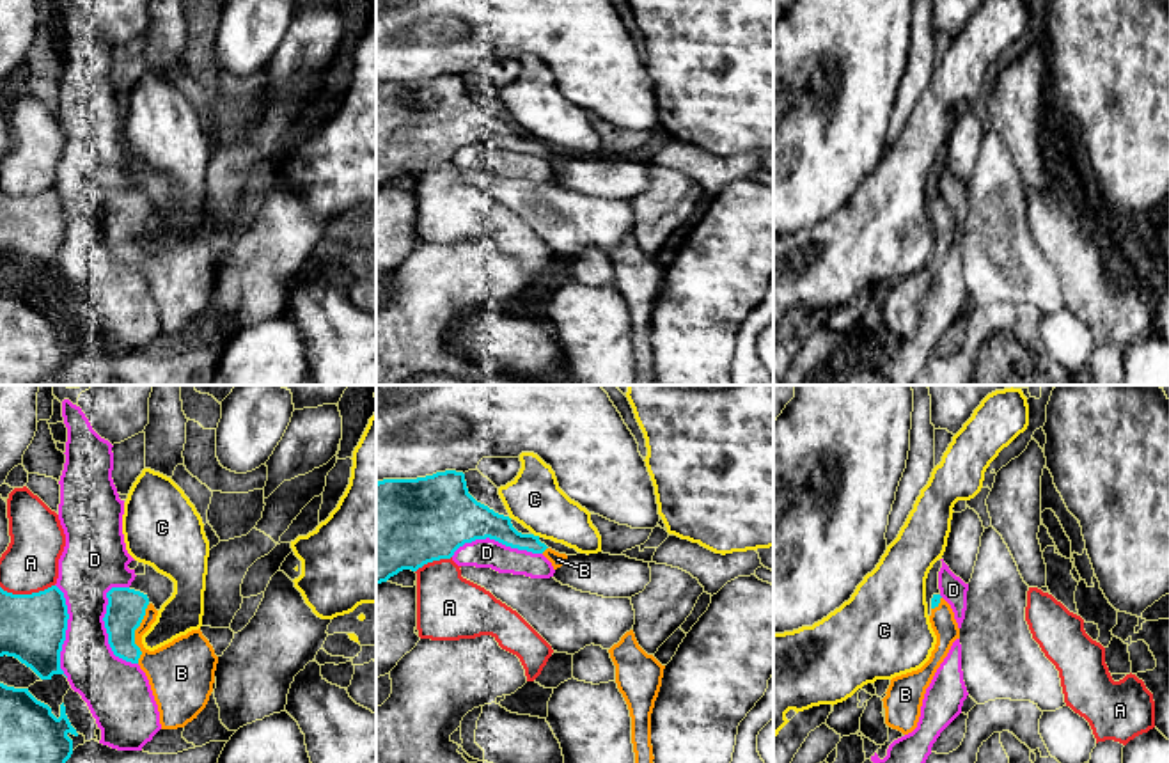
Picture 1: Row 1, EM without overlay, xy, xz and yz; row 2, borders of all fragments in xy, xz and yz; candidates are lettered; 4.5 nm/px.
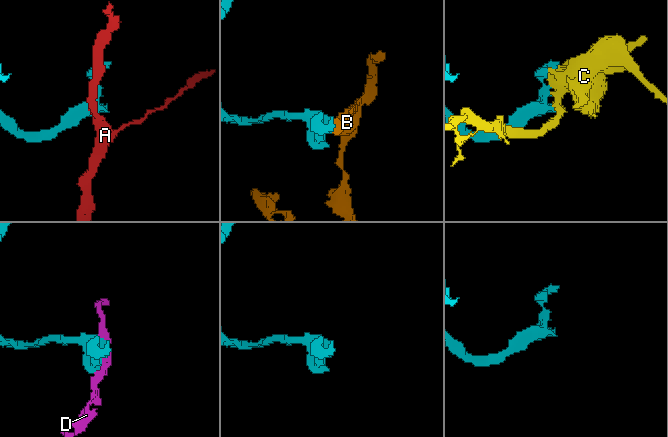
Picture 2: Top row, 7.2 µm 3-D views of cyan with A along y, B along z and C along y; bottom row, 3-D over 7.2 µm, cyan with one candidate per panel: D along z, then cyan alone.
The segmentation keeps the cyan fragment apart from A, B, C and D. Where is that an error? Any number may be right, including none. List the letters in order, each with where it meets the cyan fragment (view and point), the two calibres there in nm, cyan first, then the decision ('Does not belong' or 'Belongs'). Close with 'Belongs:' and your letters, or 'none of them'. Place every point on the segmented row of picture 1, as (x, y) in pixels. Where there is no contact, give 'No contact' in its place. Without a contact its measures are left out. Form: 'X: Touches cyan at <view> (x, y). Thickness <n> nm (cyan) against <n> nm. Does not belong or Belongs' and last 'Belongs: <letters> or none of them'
A: Touches cyan at xy (27, 595). Thickness 300 nm (cyan) against 260 nm. Does not belong
B: Touches cyan at xy (133, 634). Thickness 180 nm (cyan) against 260 nm. Belongs
C: Touches cyan at xz (536, 536). Thickness 140 nm (cyan) against 260 nm. Does not belong
D: Touches cyan at xy (107, 632). Thickness 180 nm (cyan) against 280 nm. Does not belong
Belongs: B

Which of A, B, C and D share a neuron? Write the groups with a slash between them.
A / B / C / D

